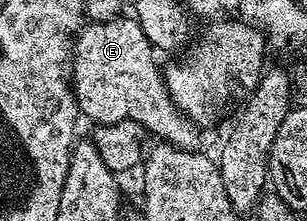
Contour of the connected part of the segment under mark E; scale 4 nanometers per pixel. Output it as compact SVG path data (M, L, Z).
M119 17L105 21L93 21L81 28L76 39L76 54L72 59L72 86L74 96L78 98L78 109L83 116L95 119L95 124L115 123L131 119L141 127L145 127L151 136L159 140L173 144L174 147L182 147L186 151L195 150L198 144L199 124L189 119L172 101L172 97L166 88L163 68L158 67L156 48L150 42L150 38L144 33L144 29L138 24L137 18Z

